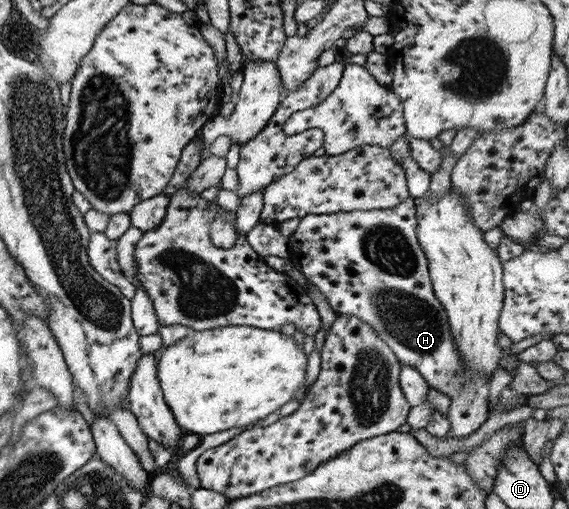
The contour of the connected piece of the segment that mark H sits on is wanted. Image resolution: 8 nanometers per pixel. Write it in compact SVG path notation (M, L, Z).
M408 197L394 208L352 210L326 214L310 213L299 217L296 230L289 236L288 260L298 268L304 279L314 285L338 315L356 315L368 323L396 355L402 365L408 365L453 403L448 409L449 437L466 436L474 432L486 419L489 380L480 373L470 376L463 369L463 360L455 351L455 342L448 330L447 314L434 296L427 272L427 260L417 241L415 200Z

